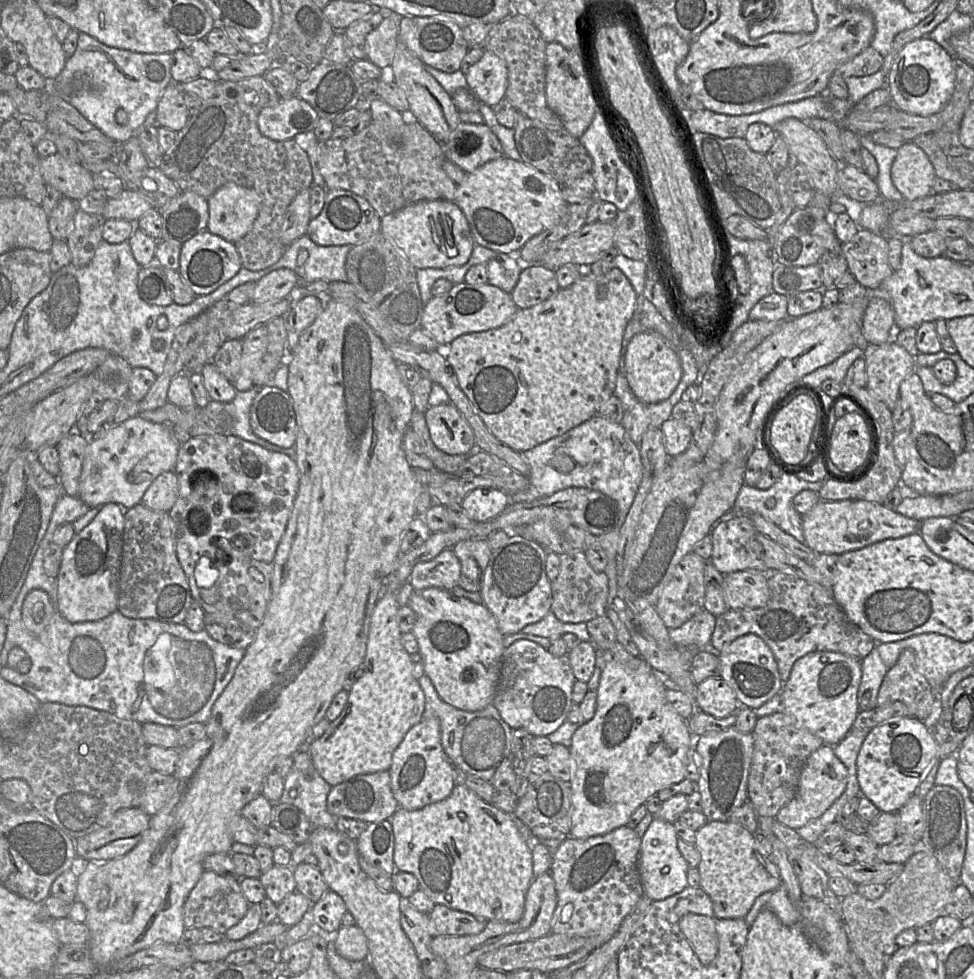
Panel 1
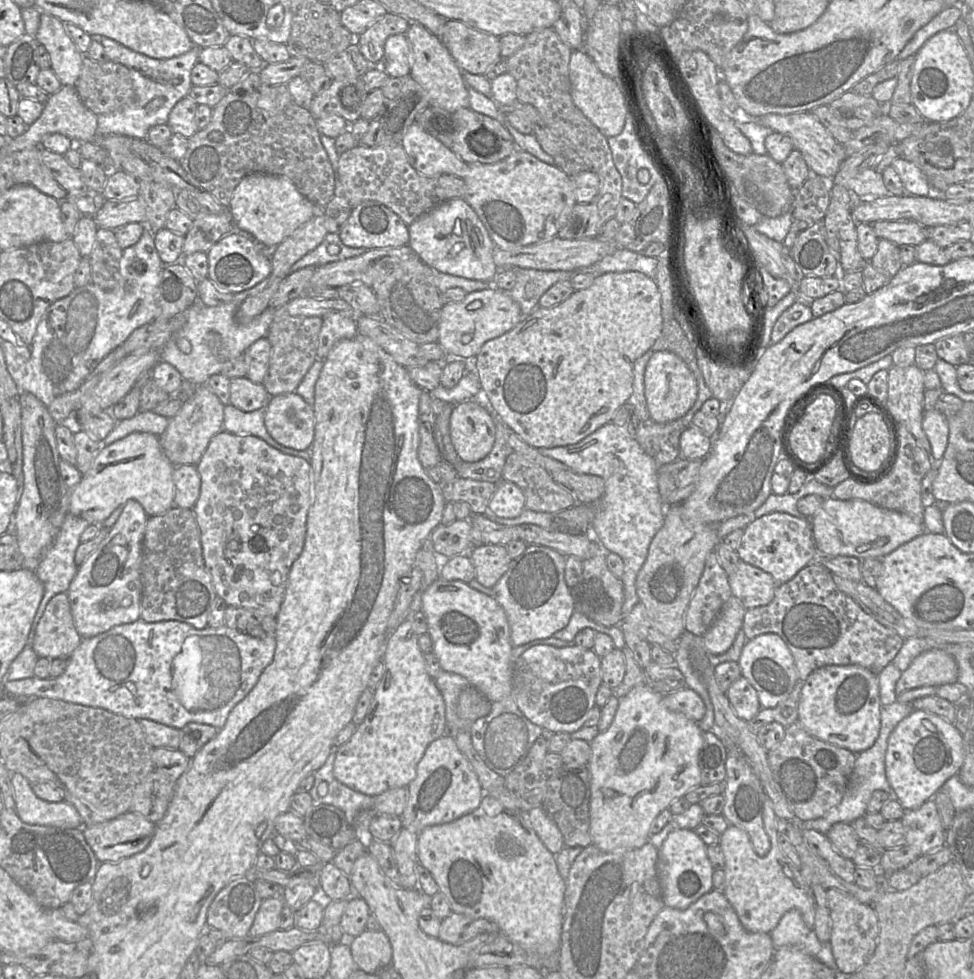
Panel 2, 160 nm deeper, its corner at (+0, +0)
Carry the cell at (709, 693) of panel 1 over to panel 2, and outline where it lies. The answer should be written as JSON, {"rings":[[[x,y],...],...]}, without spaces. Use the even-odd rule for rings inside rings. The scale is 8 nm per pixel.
{"rings":[[[744,677],[734,681],[725,694],[736,715],[745,721],[753,720],[762,708],[757,691]]]}

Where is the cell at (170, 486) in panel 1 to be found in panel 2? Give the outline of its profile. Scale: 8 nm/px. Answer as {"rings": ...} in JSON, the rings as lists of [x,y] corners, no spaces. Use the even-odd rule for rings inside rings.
{"rings":[[[176,466],[173,470],[173,482],[175,485],[174,506],[193,509],[201,488],[201,477],[196,466]]]}

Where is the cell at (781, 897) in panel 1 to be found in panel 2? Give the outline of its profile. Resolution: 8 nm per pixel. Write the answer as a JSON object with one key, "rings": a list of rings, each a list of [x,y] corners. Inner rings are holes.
{"rings":[[[795,909],[787,911],[769,935],[775,949],[795,946],[816,956],[823,946],[813,930],[806,925],[801,913]]]}

